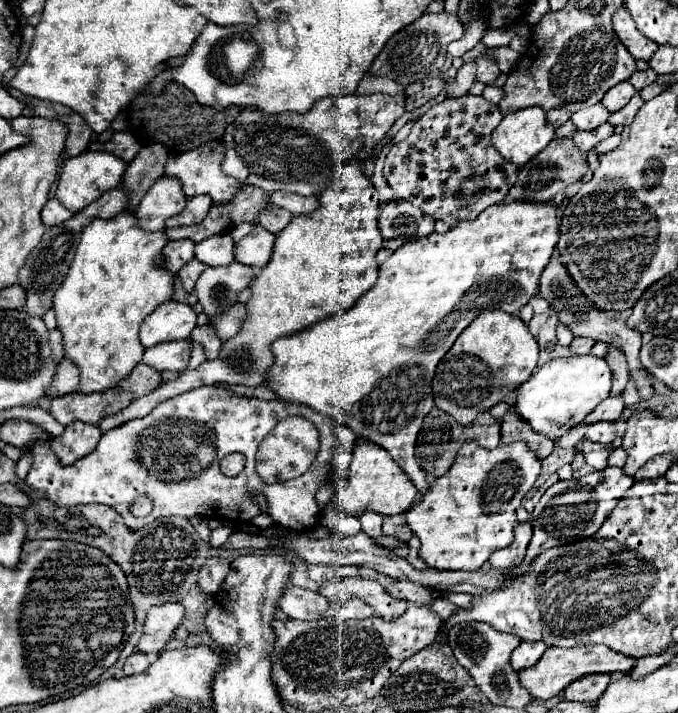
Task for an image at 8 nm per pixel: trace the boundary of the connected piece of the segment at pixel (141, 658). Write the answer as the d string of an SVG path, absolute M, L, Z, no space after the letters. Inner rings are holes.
M134 654L132 658L128 658L128 660L126 660L124 672L126 672L126 676L132 676L132 674L136 674L136 672L144 670L148 664L150 664L150 660L148 660L148 656L146 656L146 654Z

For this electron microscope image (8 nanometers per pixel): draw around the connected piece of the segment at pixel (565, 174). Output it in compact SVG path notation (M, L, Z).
M556 138L538 154L538 158L532 158L526 162L526 166L520 168L516 184L508 192L508 200L522 200L522 202L550 202L558 192L562 192L566 186L578 182L586 174L586 152L580 152L572 138Z

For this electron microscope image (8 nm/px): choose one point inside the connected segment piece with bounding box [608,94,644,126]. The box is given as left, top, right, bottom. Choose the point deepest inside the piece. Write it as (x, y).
(624, 116)

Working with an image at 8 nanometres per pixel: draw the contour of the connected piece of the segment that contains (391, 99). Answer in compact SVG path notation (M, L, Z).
M370 94L370 96L358 96L354 102L352 96L348 98L322 98L318 100L306 114L298 112L280 112L280 114L266 114L264 110L242 110L238 118L226 128L222 144L224 144L224 162L222 172L226 176L232 176L240 182L254 184L262 190L276 192L294 192L302 196L318 194L330 180L330 174L334 166L350 160L352 156L358 156L360 160L366 160L374 144L390 130L390 126L404 114L404 96L388 96L388 94Z

